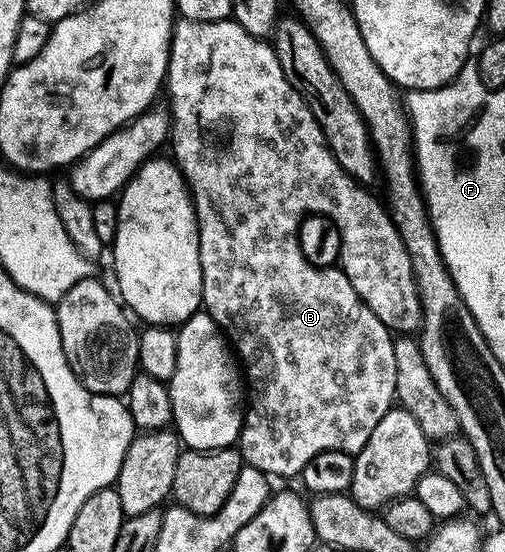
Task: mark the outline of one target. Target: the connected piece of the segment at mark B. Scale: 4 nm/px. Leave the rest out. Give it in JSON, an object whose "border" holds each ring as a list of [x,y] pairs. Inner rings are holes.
{"border":[[[180,17],[171,33],[165,94],[171,97],[169,147],[171,146],[172,152],[170,153],[179,169],[183,171],[183,180],[191,192],[191,200],[195,204],[195,218],[199,222],[203,306],[206,313],[210,314],[211,319],[219,325],[219,329],[233,343],[241,359],[241,370],[245,375],[246,385],[249,387],[249,401],[245,406],[243,427],[237,443],[240,456],[246,465],[257,468],[262,474],[268,476],[276,474],[279,478],[291,478],[294,474],[295,477],[302,475],[305,464],[309,464],[309,460],[313,460],[317,452],[344,450],[346,454],[352,456],[358,454],[361,448],[365,448],[369,436],[373,436],[373,428],[377,428],[377,420],[381,420],[381,416],[388,414],[397,402],[395,397],[397,363],[393,357],[395,338],[387,331],[387,326],[391,330],[396,330],[394,332],[396,335],[411,336],[423,324],[419,289],[417,280],[413,276],[413,260],[409,252],[405,252],[405,240],[401,240],[401,232],[395,230],[391,215],[387,213],[384,203],[380,199],[378,202],[367,191],[370,189],[366,185],[349,177],[345,168],[337,164],[317,120],[313,120],[313,112],[309,112],[305,100],[296,92],[293,84],[285,80],[285,72],[281,72],[281,64],[275,59],[274,45],[257,36],[249,36],[245,28],[241,28],[241,24],[233,20],[202,22]],[[309,214],[323,214],[329,220],[333,220],[333,224],[337,224],[343,236],[341,267],[343,266],[352,288],[355,289],[349,291],[348,294],[331,294],[332,271],[309,264],[309,260],[305,260],[301,252],[299,225]]]}

